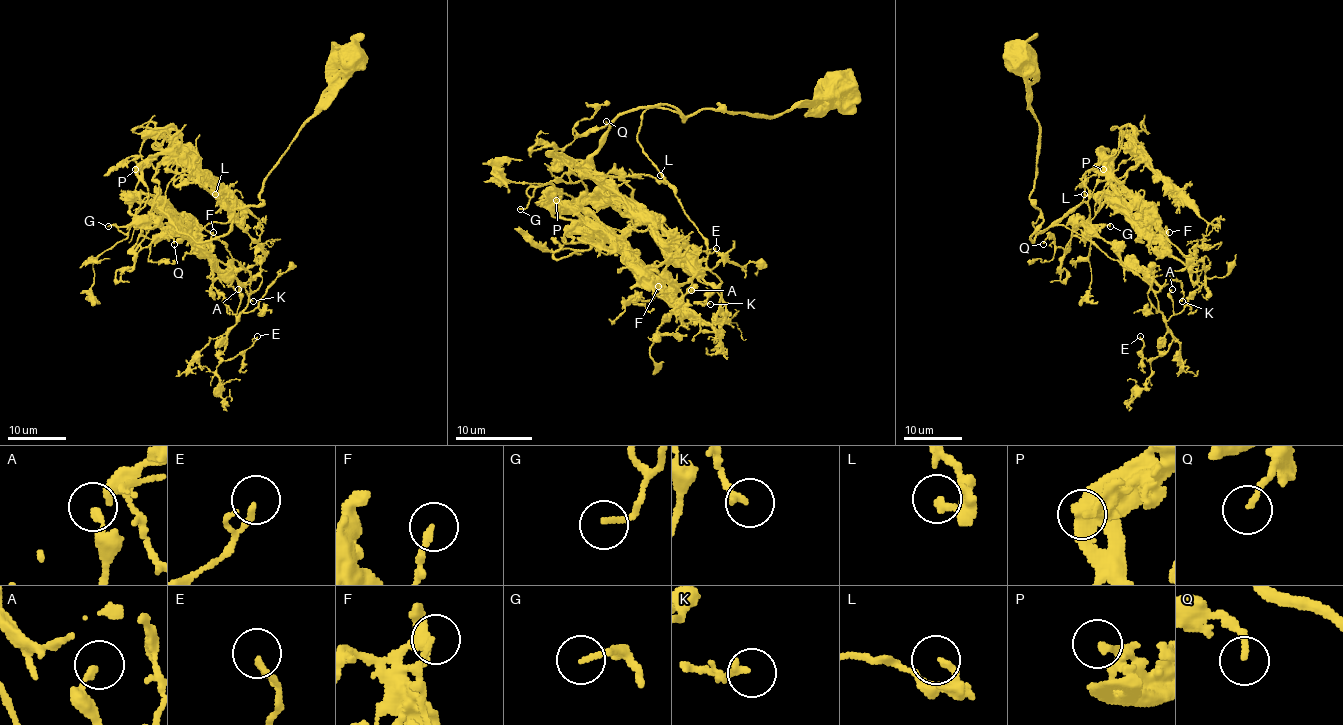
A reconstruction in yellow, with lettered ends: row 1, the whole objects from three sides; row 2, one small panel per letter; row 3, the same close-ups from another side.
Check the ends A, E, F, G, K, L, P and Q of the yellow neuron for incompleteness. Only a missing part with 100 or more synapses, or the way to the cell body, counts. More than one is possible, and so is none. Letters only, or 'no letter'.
no letter

